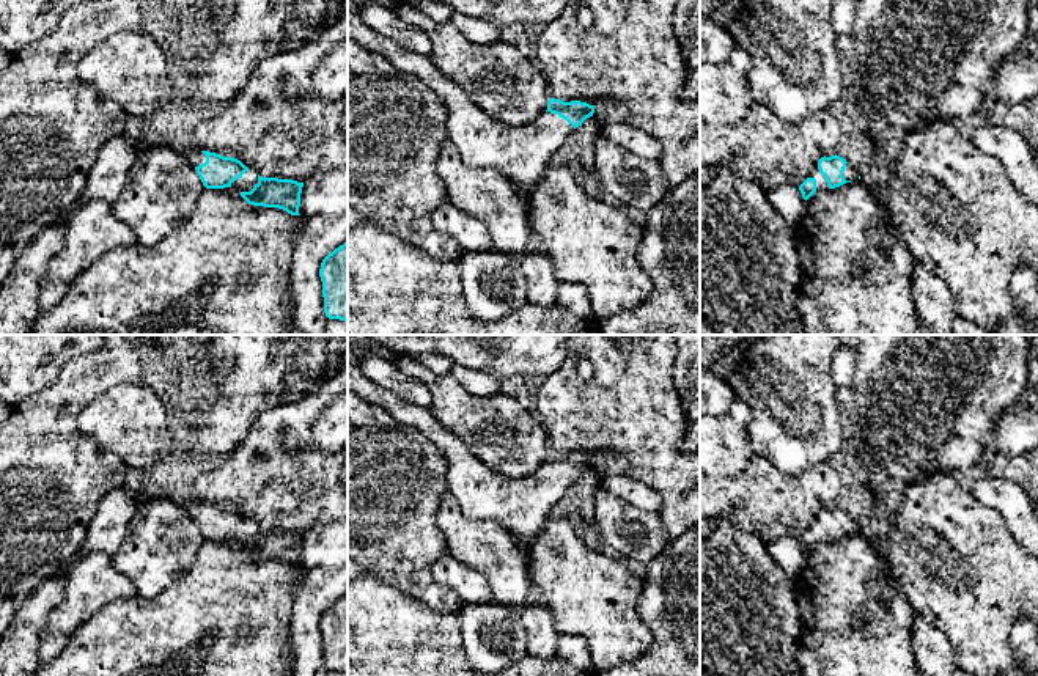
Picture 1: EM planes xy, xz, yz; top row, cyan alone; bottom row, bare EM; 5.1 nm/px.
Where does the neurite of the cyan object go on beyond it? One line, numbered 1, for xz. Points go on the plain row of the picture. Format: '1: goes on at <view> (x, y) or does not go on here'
1: goes on at xz (521, 505)

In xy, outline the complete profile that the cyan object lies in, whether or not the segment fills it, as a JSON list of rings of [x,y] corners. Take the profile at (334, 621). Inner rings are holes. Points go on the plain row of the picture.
[[[348,594],[322,612],[319,629],[326,668],[348,674]]]

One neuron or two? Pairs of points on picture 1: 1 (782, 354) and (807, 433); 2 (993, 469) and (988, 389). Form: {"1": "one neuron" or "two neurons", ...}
{"1": "one neuron", "2": "two neurons"}

